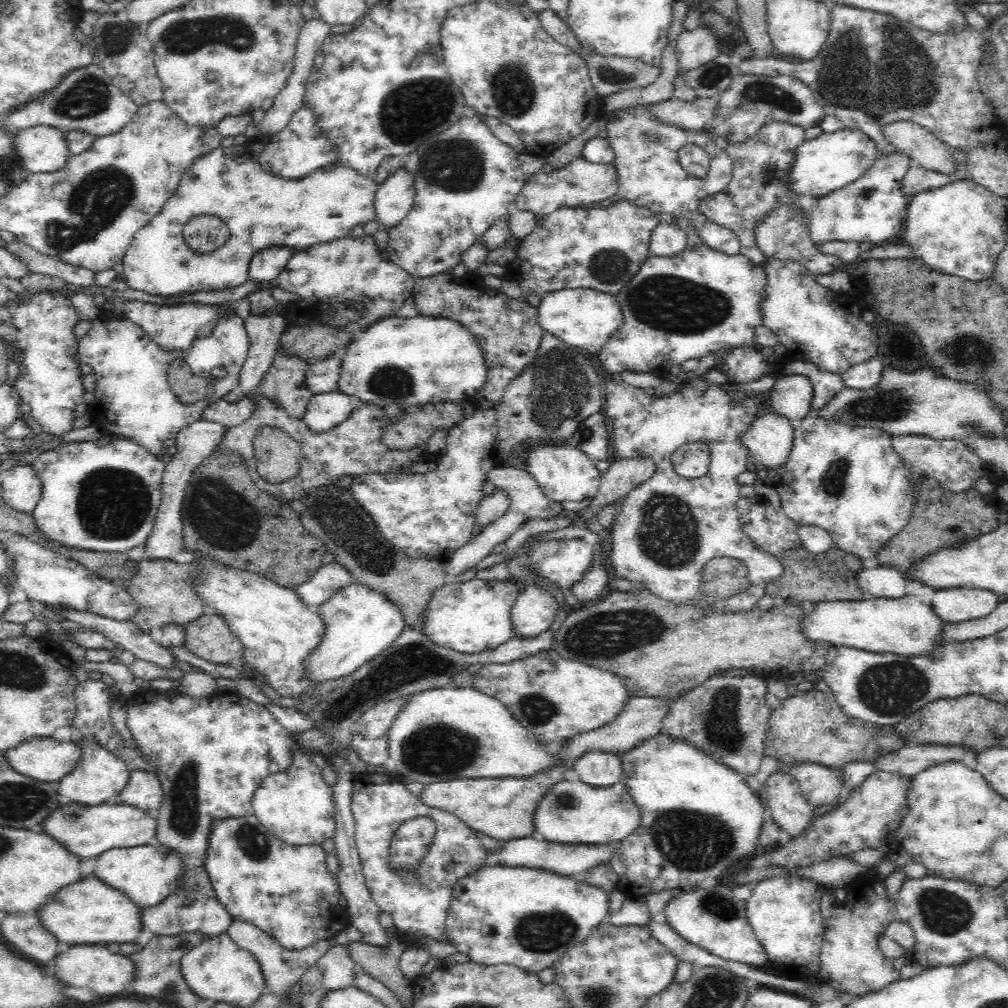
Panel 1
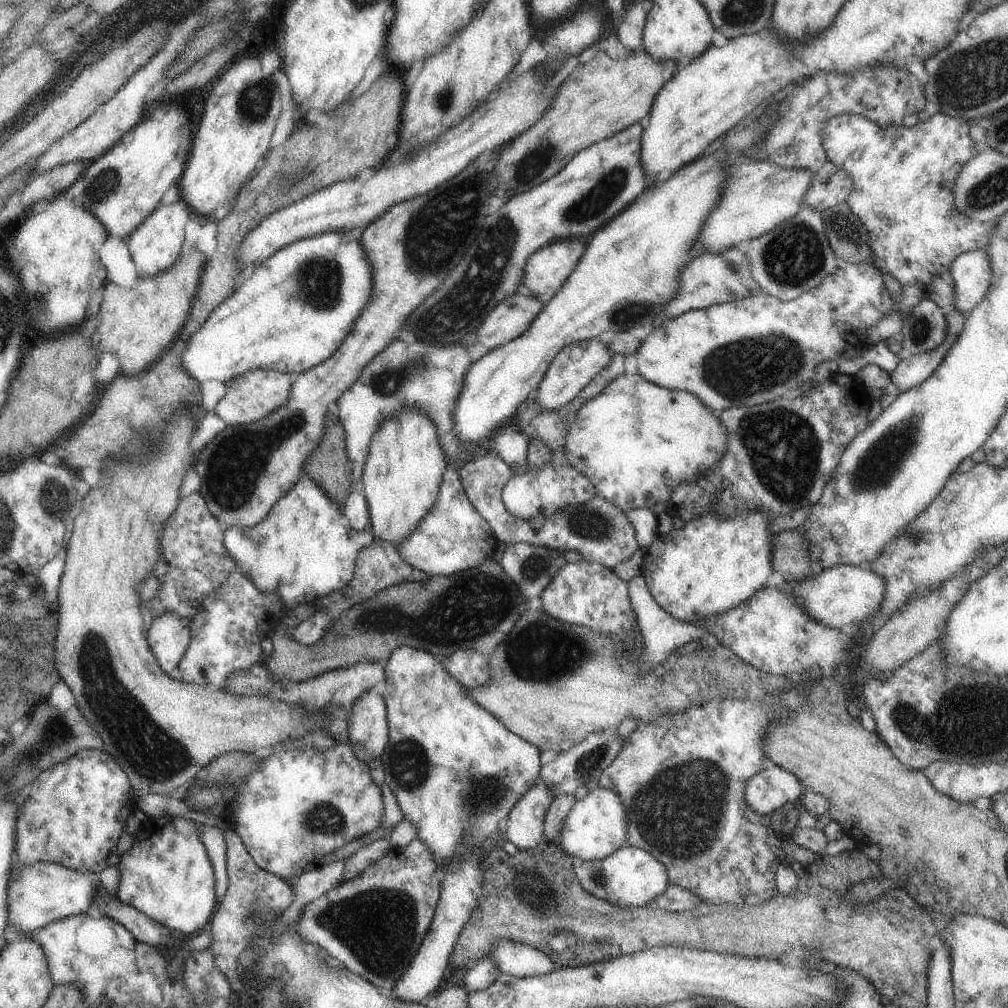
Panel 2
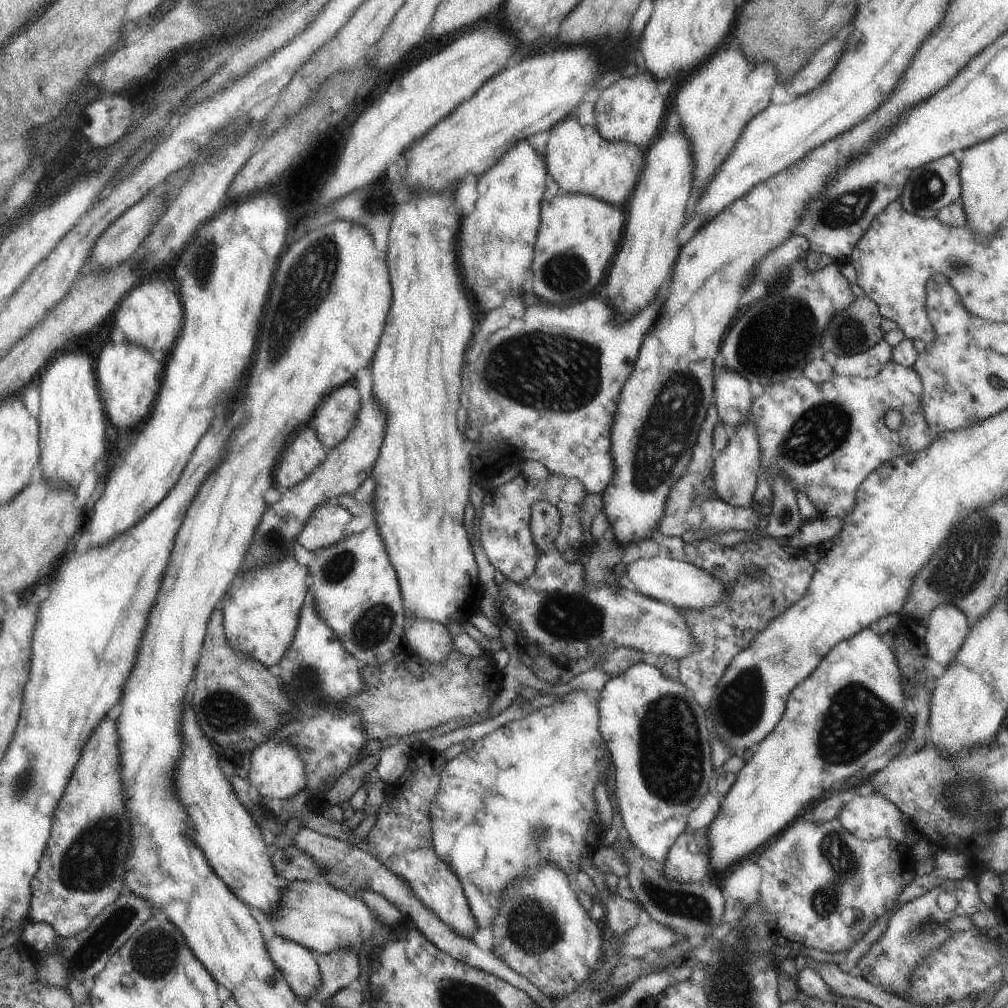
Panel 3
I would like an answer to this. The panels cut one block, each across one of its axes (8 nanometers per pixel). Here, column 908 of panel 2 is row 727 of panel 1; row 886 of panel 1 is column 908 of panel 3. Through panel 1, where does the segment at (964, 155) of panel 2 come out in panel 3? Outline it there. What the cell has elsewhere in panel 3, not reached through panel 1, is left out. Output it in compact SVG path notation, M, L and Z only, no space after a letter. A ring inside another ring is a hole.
M947 154L943 158L927 162L925 166L913 168L903 186L903 192L901 192L901 200L899 200L901 208L905 212L921 216L921 218L935 218L941 208L945 208L951 202L957 202L957 198L961 198L961 182L959 182L957 168L959 168L959 164L953 154Z

